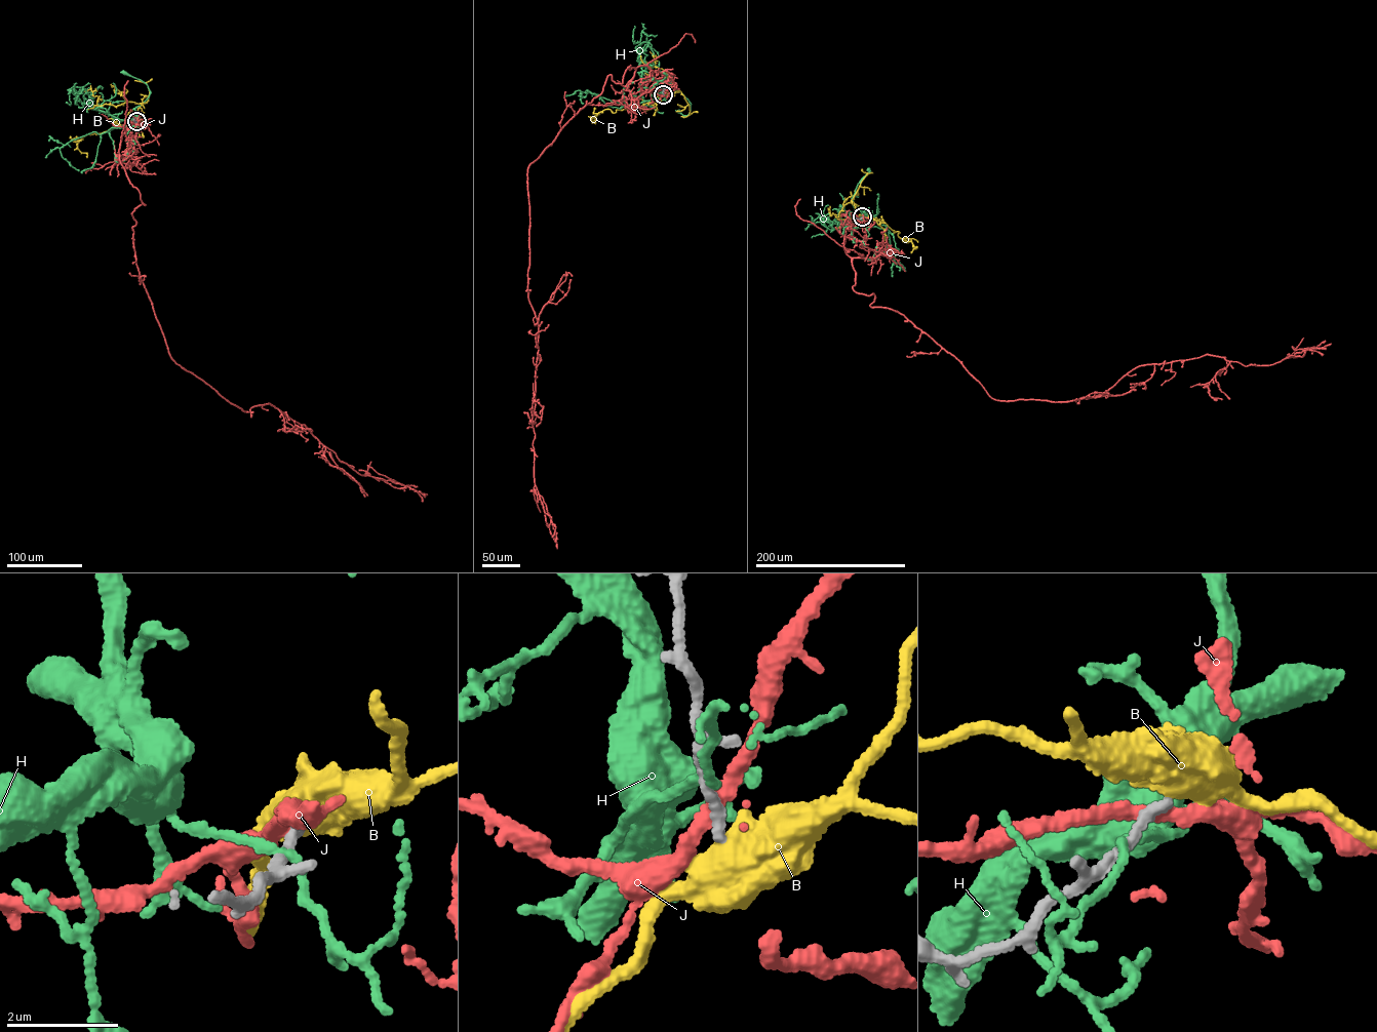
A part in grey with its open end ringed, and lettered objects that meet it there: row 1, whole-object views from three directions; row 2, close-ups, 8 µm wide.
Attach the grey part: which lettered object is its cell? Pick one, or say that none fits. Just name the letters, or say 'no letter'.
no letter

